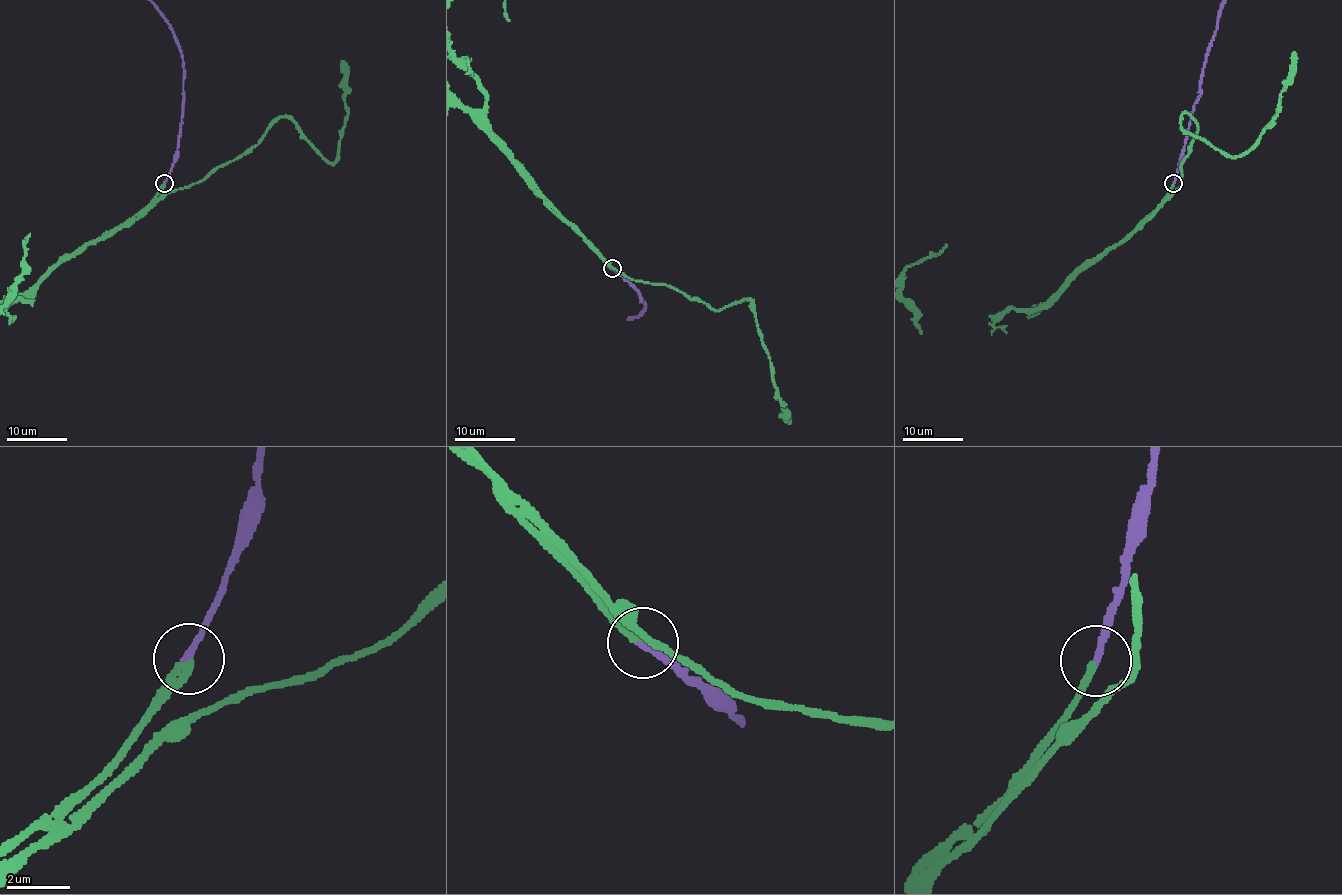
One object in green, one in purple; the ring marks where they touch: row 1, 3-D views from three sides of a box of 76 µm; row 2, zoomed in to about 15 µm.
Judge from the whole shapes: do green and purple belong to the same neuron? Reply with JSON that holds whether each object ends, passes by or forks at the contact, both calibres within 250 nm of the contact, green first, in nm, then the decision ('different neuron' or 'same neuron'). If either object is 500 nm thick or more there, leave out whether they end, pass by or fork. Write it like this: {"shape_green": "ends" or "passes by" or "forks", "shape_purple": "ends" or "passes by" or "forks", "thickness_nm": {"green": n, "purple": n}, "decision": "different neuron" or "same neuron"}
{"shape_green": "ends", "shape_purple": "ends", "thickness_nm": {"green": 240, "purple": 200}, "decision": "same neuron"}

